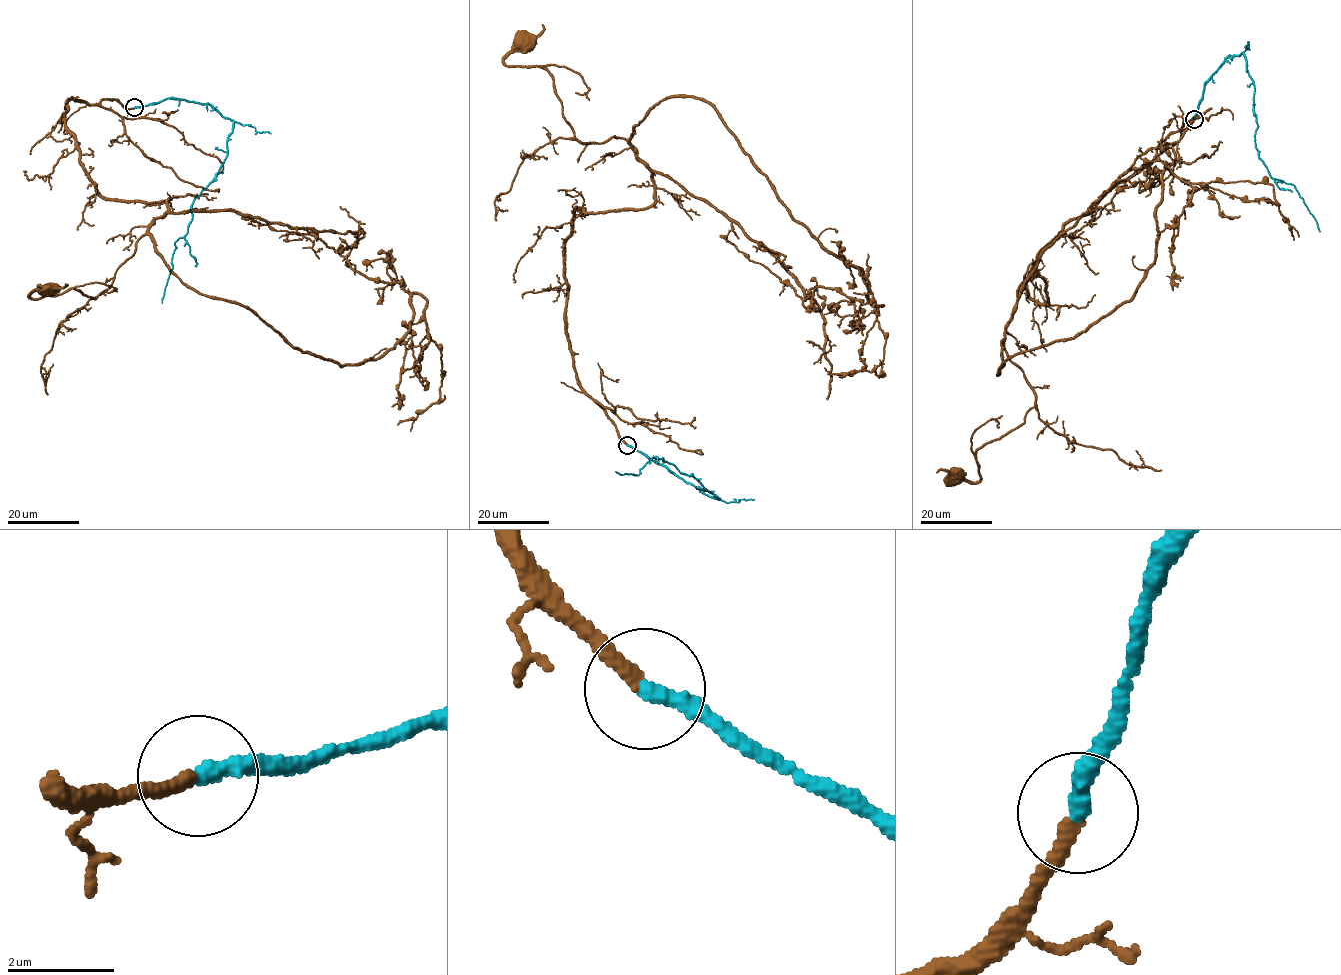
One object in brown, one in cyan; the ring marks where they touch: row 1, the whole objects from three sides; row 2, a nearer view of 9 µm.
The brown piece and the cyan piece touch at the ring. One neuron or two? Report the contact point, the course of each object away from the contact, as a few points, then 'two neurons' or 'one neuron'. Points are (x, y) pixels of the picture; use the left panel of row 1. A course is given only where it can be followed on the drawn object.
place (134, 107); course brown (134, 108), (74, 97), (63, 121), (106, 199), (169, 197), (167, 213), (95, 298), (29, 296), (47, 289); course cyan (134, 108), (183, 98), (212, 106), (233, 121), (227, 156), (195, 199), (185, 235), (176, 241), (162, 303); one neuron

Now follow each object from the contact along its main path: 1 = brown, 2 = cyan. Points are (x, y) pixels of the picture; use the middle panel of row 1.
1: (627, 445), (562, 253), (575, 207), (648, 208), (653, 177), (576, 138), (503, 61), (523, 40)
2: (627, 445), (702, 492), (719, 498), (694, 477), (662, 458), (652, 458), (637, 475), (616, 472)

